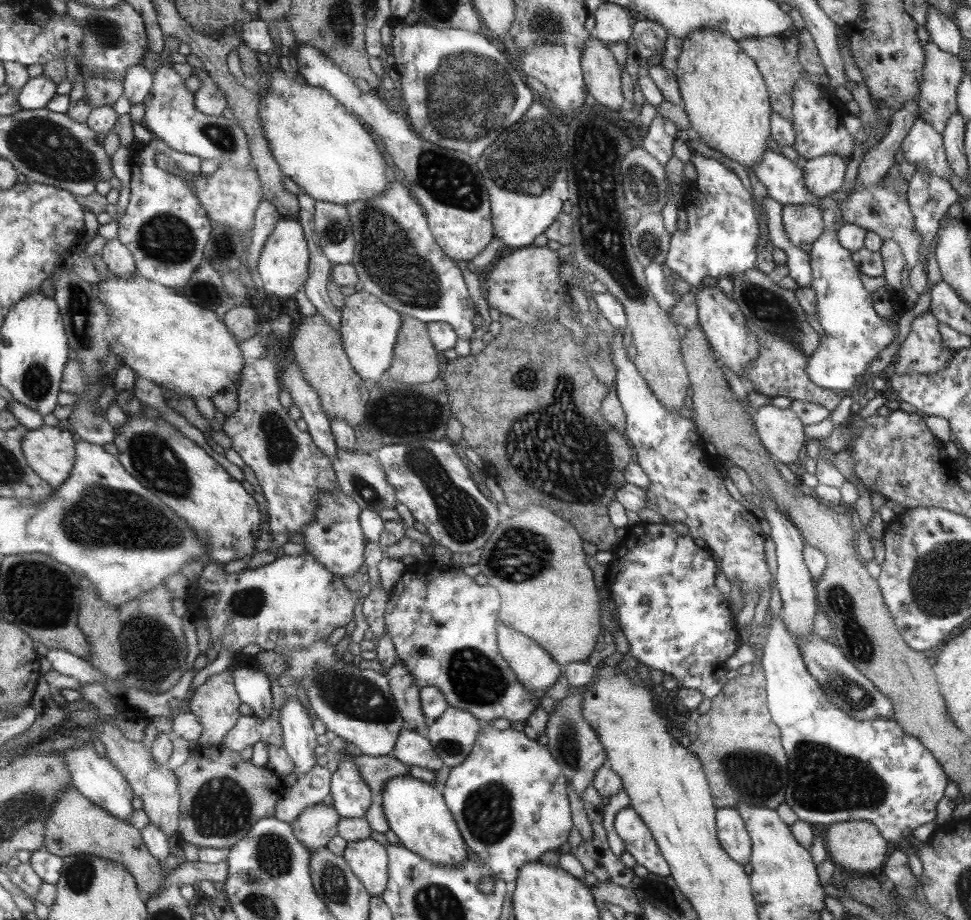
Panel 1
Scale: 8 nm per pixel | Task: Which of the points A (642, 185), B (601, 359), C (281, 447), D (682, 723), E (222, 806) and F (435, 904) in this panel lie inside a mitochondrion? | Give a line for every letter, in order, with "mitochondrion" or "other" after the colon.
A: mitochondrion
B: mitochondrion
C: mitochondrion
D: mitochondrion
E: mitochondrion
F: mitochondrion

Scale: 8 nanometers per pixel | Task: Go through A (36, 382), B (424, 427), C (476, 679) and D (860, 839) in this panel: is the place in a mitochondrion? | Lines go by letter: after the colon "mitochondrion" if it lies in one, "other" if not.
A: mitochondrion
B: mitochondrion
C: mitochondrion
D: other

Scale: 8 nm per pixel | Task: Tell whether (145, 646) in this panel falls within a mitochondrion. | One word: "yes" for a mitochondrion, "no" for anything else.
yes

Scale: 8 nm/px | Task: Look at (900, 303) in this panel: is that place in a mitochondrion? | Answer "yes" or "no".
no

